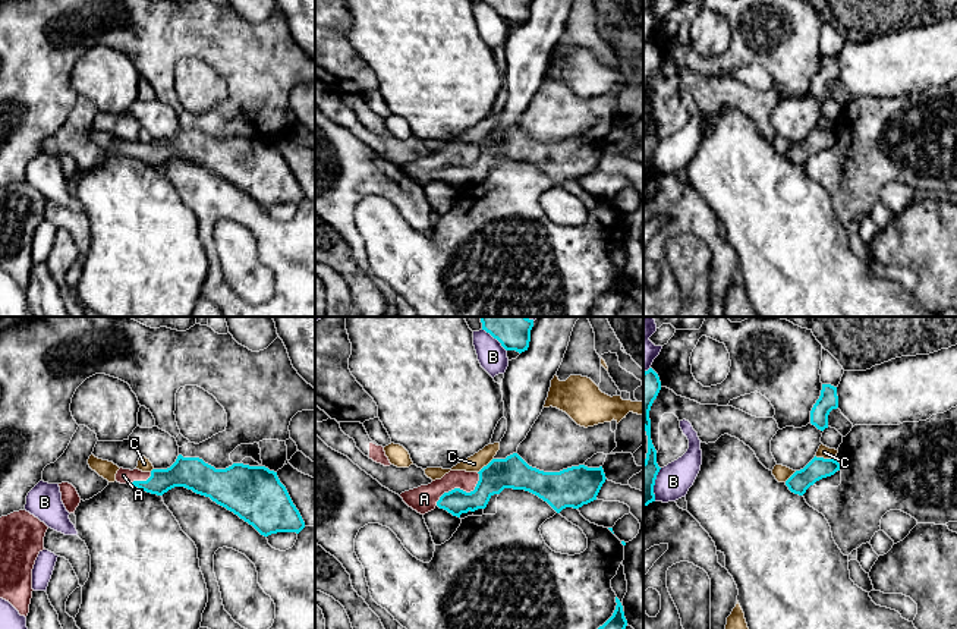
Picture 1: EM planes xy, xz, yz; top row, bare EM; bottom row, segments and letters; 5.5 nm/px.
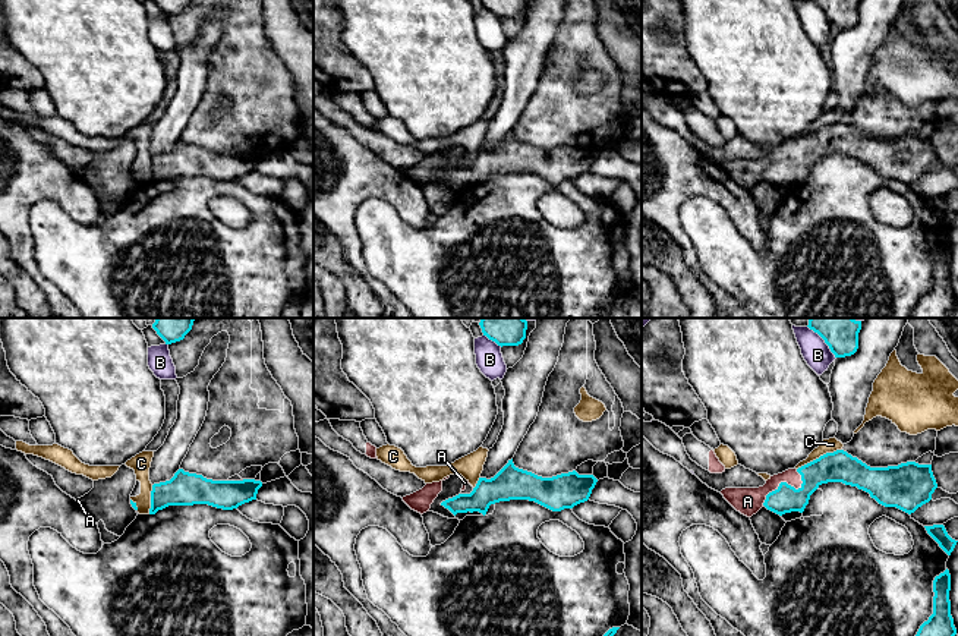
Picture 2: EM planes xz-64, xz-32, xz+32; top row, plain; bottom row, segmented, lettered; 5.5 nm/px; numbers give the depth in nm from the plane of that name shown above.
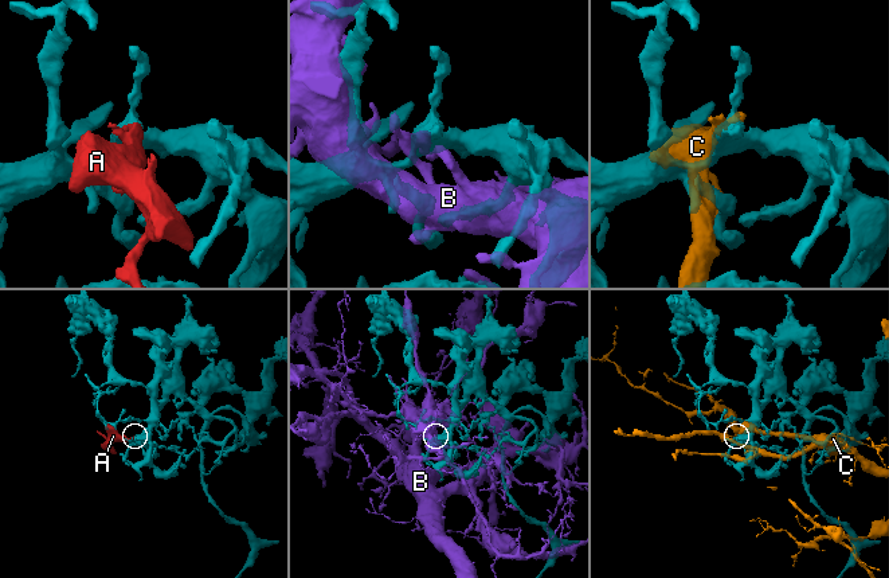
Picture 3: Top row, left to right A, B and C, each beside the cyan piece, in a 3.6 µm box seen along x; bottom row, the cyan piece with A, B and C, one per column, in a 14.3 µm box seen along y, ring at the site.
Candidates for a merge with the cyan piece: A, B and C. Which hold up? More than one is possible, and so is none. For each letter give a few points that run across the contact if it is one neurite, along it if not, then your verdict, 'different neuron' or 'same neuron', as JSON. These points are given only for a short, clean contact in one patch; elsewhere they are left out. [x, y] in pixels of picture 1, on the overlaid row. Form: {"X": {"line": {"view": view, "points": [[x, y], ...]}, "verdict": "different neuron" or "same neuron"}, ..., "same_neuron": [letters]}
{"A": {"line": {"view": "xz", "points": [[499, 474], [474, 490], [460, 490], [435, 493], [424, 499]]}, "verdict": "same neuron"}, "B": {"verdict": "different neuron"}, "C": {"verdict": "different neuron"}, "same_neuron": ["A"]}

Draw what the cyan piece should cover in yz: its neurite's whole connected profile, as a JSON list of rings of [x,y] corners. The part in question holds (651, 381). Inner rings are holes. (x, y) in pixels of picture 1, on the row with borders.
[[[649,368],[643,372],[643,428],[648,435],[648,453],[643,462],[643,507],[655,501],[654,485],[659,466],[657,463],[657,450],[651,440],[651,419],[649,411],[661,390],[661,381],[658,374]]]

